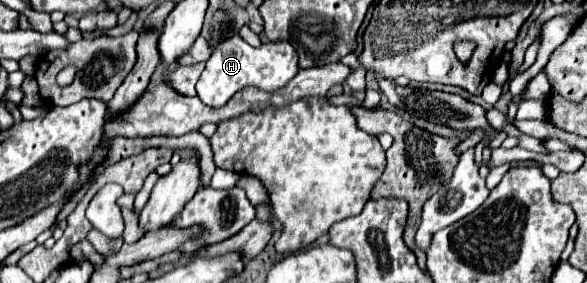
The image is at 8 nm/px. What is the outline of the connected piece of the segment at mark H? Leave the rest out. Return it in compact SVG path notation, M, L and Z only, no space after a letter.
M231 36L229 40L221 42L217 50L207 60L207 66L197 82L197 96L207 106L219 108L223 106L235 92L243 90L245 86L259 86L263 90L279 90L297 74L297 52L289 42L267 42L259 48L249 46L241 40L241 36Z

